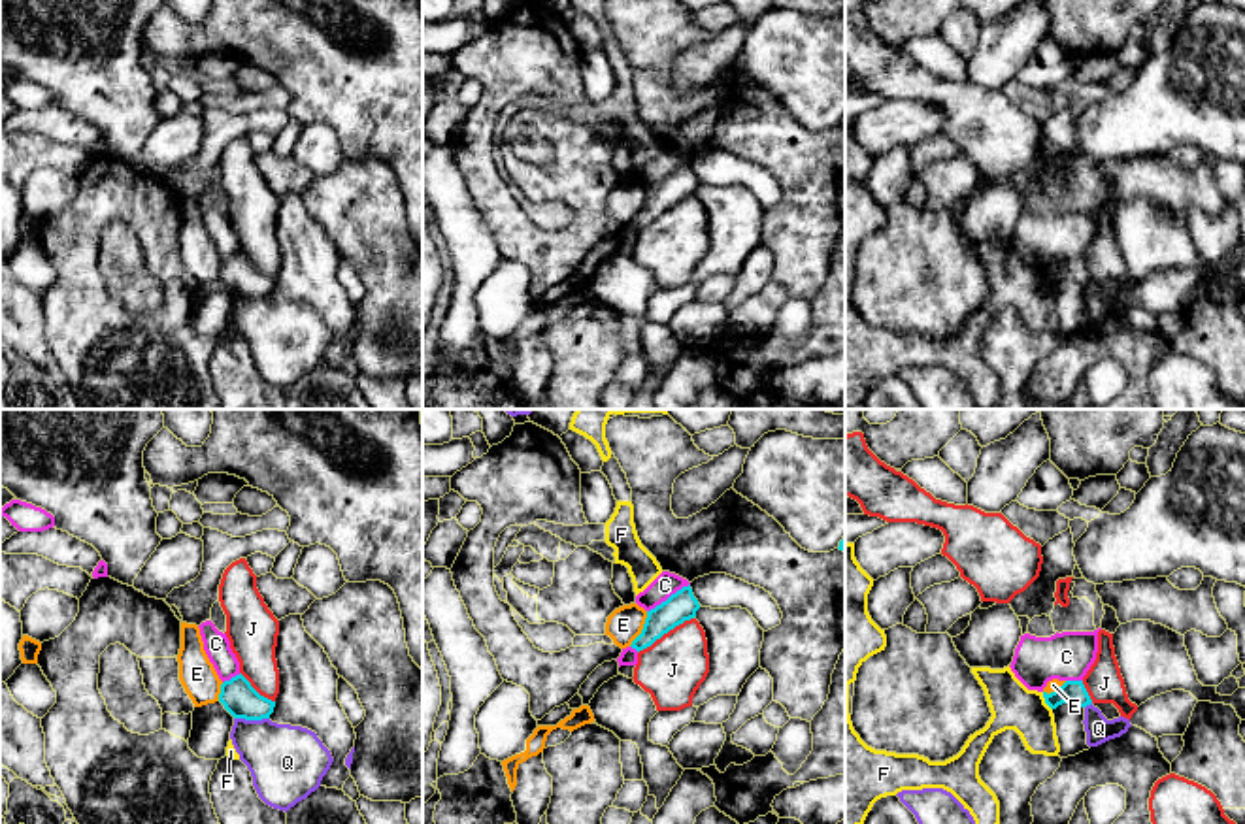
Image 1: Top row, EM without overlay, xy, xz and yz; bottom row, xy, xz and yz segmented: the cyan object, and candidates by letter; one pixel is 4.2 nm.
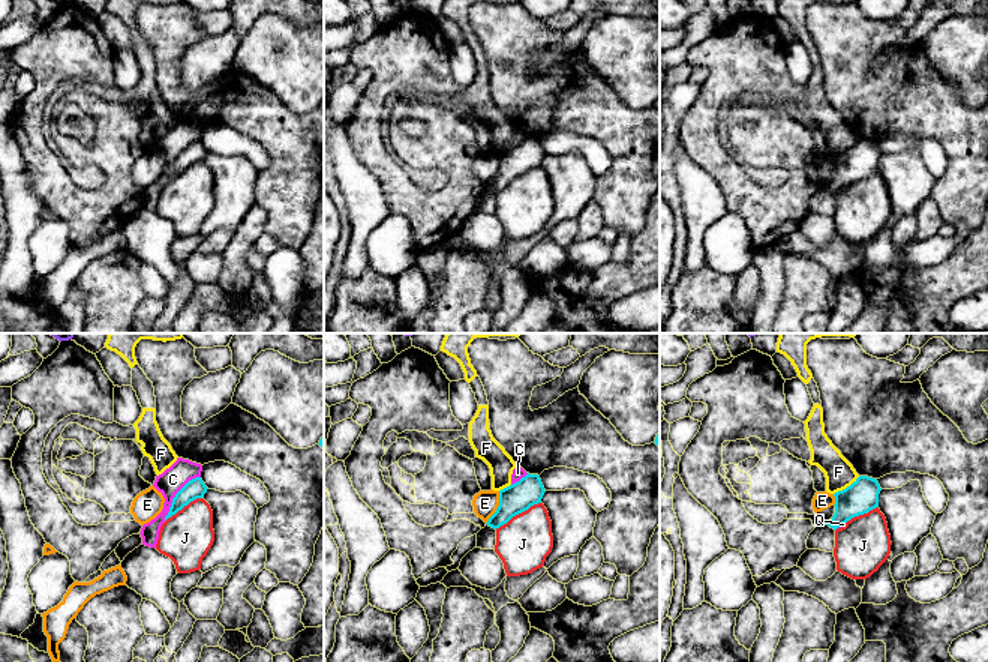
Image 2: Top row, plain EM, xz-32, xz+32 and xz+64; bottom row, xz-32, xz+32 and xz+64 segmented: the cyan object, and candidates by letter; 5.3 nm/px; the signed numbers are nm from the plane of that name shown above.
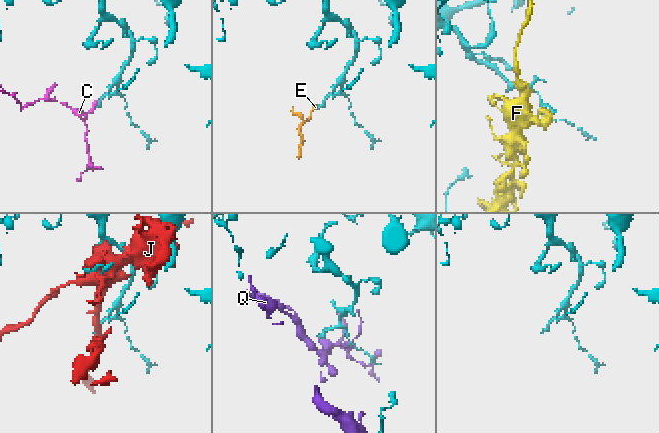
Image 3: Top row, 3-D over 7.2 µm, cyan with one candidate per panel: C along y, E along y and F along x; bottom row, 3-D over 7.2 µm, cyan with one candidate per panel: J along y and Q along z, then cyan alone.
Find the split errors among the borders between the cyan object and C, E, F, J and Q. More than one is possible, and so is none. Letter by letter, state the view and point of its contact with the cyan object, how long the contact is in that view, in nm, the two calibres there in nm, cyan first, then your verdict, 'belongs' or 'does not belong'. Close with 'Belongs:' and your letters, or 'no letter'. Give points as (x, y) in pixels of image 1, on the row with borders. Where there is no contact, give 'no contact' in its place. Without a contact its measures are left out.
C: contact xz (670, 596); length 220 nm; calibres 130 and 100 nm; does not belong
E: contact xz (644, 628); length 170 nm; calibres 130 and 150 nm; does not belong
F: contact yz (1045, 702); length 90 nm; calibres 100 and 190 nm; does not belong
J: contact xz (664, 632); length 280 nm; calibres 130 and 280 nm; does not belong
Q: contact xy (251, 719); length 150 nm; calibres 150 and 320 nm; does not belong
Belongs: no letter

